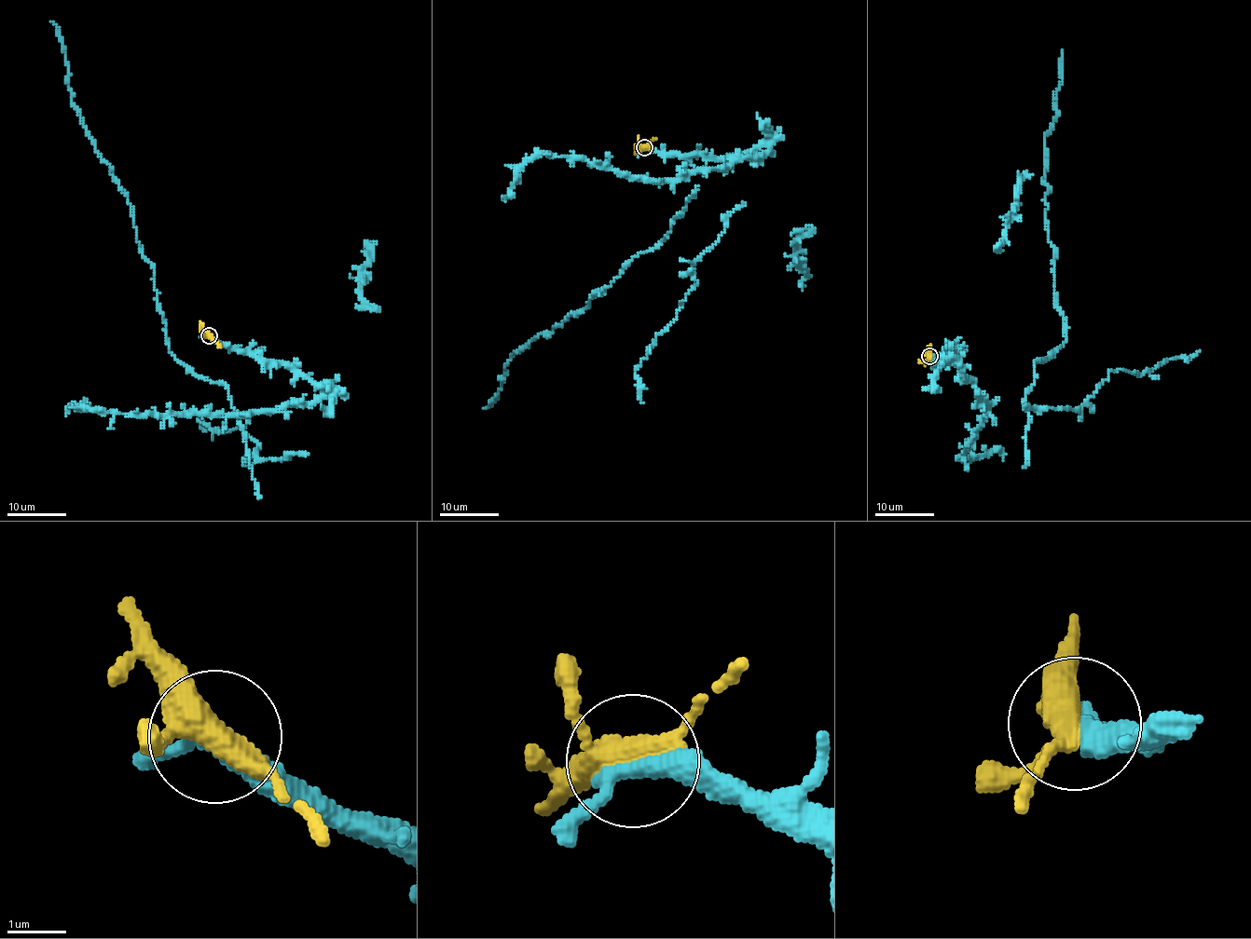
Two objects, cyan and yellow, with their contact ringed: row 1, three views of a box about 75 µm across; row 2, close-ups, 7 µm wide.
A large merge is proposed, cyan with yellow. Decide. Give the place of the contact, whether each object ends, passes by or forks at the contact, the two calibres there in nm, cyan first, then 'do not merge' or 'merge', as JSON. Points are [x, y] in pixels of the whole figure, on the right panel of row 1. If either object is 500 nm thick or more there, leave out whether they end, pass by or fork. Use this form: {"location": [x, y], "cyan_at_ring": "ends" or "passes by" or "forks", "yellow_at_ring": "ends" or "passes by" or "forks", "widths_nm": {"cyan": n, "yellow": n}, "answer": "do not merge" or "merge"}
{"location": [929, 356], "cyan_at_ring": "passes by", "yellow_at_ring": "forks", "widths_nm": {"cyan": 300, "yellow": 360}, "answer": "merge"}

